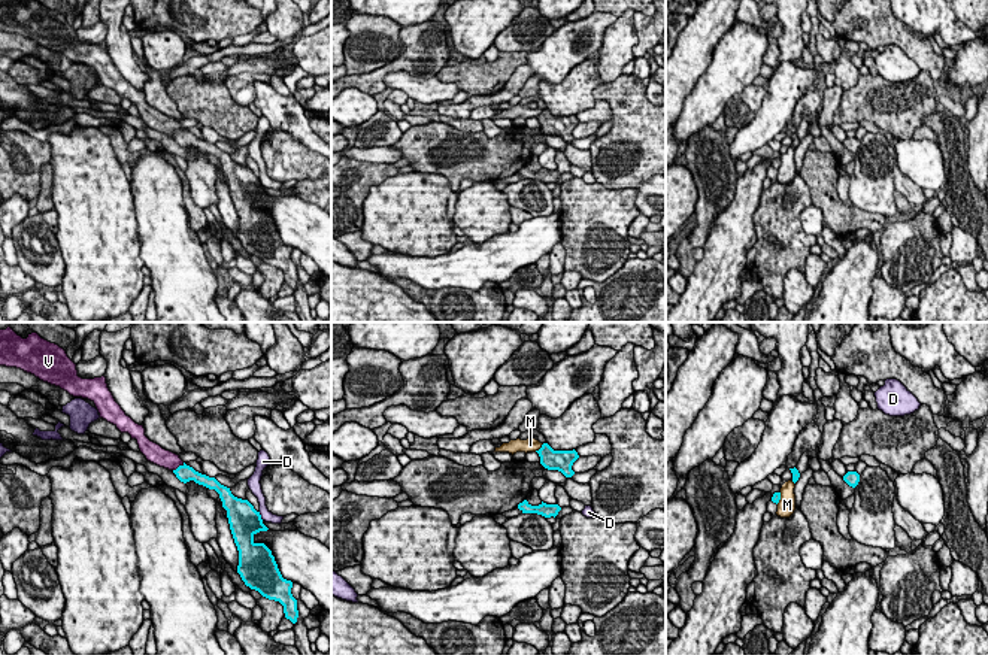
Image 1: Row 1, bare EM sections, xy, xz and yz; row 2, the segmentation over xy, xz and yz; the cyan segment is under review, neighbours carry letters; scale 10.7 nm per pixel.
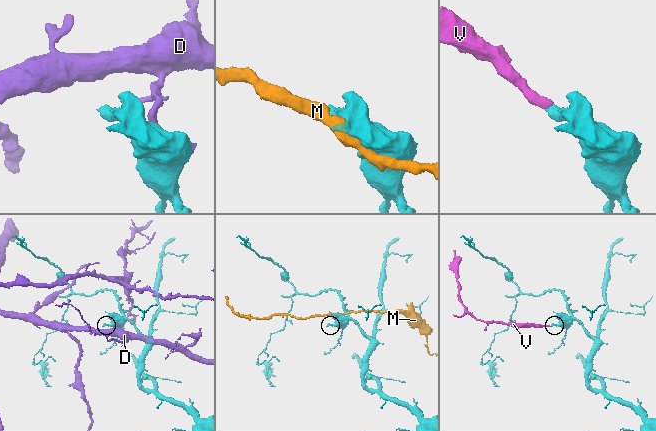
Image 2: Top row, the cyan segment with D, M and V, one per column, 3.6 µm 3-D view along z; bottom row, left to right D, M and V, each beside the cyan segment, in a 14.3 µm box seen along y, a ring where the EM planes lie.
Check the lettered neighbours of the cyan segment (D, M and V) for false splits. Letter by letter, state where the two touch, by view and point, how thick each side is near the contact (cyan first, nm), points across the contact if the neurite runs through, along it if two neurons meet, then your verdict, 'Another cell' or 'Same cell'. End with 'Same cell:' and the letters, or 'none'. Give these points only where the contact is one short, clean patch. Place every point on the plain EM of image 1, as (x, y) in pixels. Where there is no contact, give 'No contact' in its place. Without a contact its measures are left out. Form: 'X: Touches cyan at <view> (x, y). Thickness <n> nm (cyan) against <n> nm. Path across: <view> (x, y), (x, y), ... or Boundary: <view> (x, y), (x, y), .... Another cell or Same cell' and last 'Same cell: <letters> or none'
D: Touches cyan at xy (260, 182). Thickness 340 nm (cyan) against 120 nm. Another cell
M: Touches cyan at xz (541, 114). Thickness 220 nm (cyan) against 160 nm. Another cell
V: Touches cyan at xy (179, 132). Thickness 190 nm (cyan) against 190 nm. Path across: xy (185, 139), (179, 132), (164, 124). Same cell
Same cell: V

